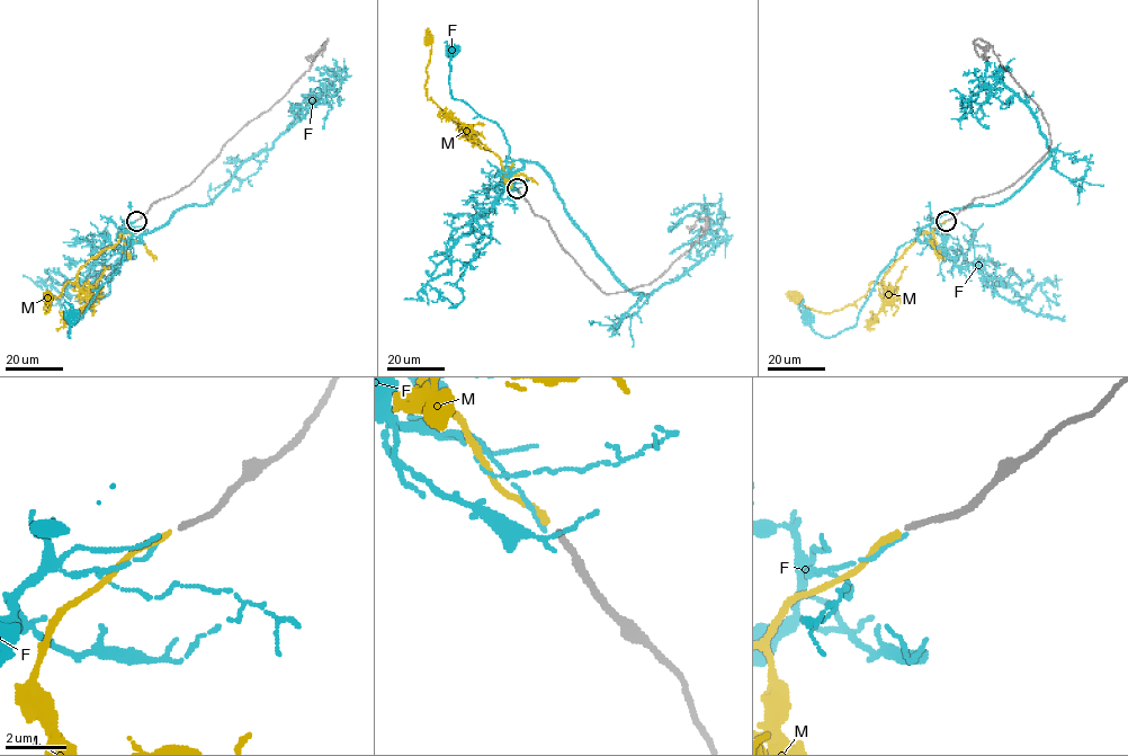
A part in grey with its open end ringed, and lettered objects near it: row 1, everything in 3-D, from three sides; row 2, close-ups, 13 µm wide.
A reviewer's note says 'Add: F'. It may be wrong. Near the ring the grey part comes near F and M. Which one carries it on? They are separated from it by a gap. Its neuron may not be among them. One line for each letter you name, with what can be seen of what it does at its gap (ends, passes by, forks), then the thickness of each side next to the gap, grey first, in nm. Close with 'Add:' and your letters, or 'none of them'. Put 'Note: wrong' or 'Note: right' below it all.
M: it ends there; 190 nm thick on the grey side, 220 nm on the other
Add: M
Note: wrong

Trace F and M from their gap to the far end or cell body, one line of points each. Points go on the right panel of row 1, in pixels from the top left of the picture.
F: (946, 221), (897, 248), (853, 326), (822, 337), (808, 316)
M: (945, 221), (931, 231), (920, 233), (883, 278), (870, 283), (857, 307), (821, 312), (785, 293)

